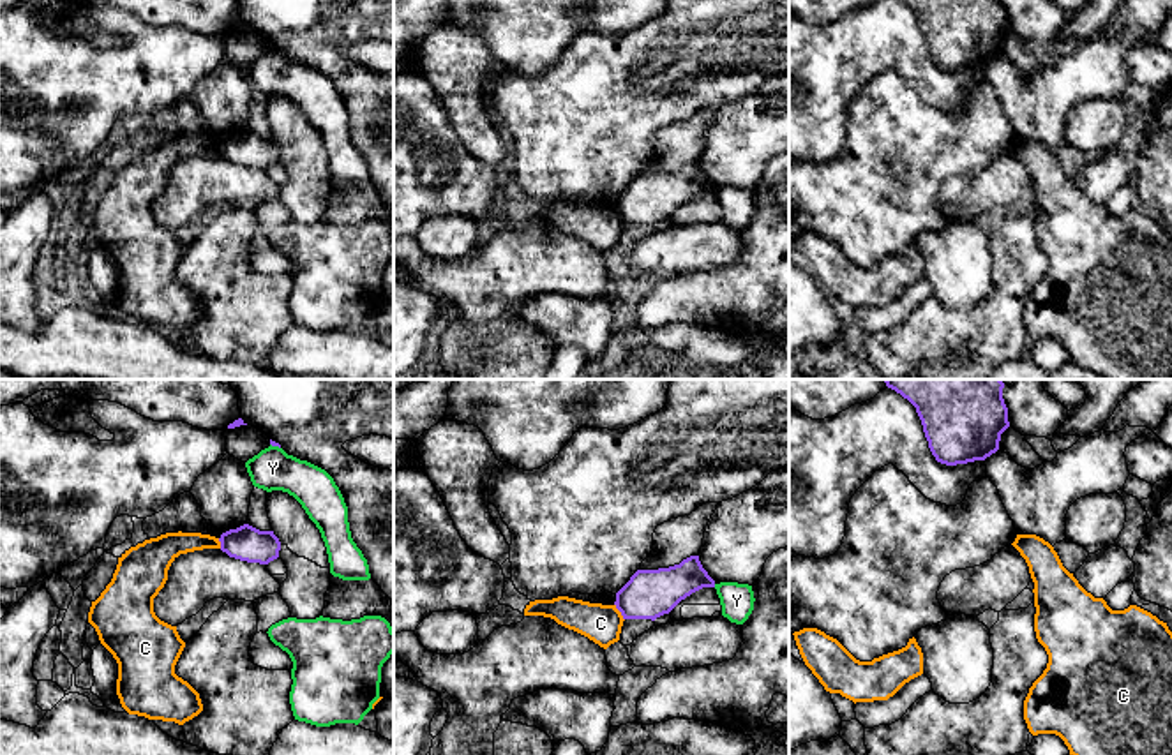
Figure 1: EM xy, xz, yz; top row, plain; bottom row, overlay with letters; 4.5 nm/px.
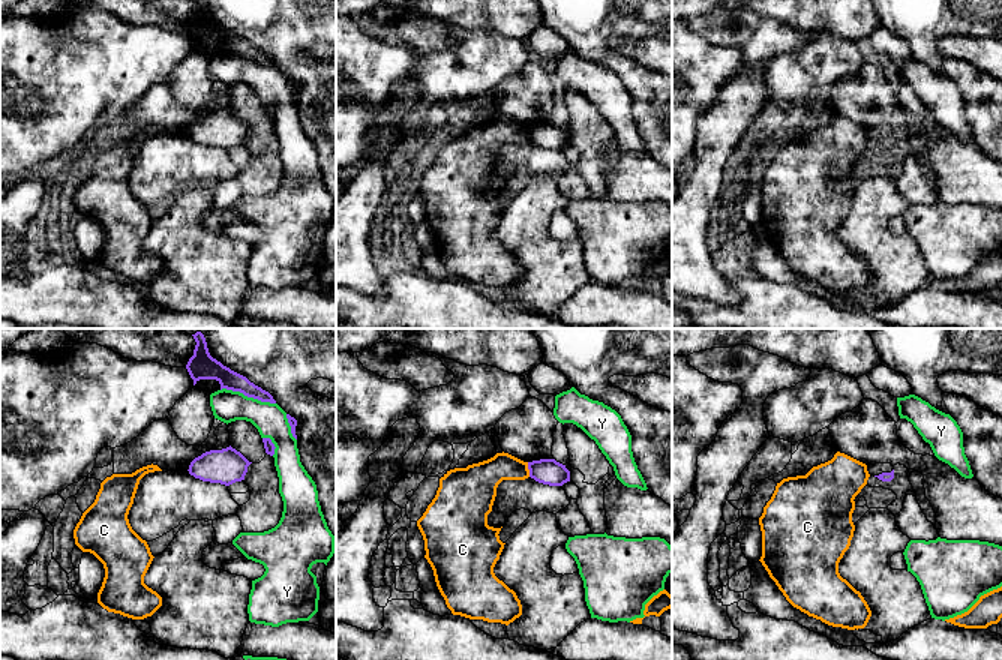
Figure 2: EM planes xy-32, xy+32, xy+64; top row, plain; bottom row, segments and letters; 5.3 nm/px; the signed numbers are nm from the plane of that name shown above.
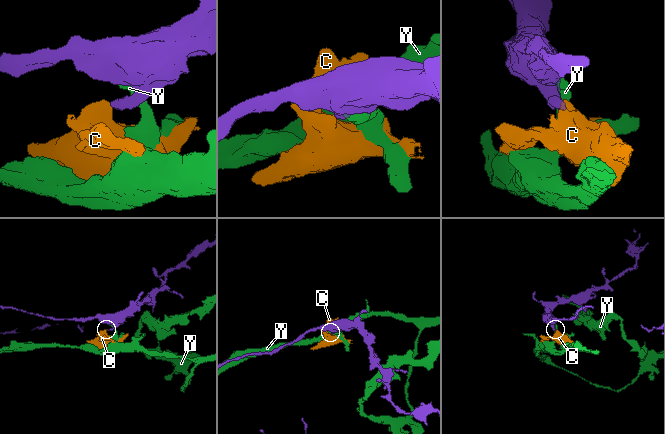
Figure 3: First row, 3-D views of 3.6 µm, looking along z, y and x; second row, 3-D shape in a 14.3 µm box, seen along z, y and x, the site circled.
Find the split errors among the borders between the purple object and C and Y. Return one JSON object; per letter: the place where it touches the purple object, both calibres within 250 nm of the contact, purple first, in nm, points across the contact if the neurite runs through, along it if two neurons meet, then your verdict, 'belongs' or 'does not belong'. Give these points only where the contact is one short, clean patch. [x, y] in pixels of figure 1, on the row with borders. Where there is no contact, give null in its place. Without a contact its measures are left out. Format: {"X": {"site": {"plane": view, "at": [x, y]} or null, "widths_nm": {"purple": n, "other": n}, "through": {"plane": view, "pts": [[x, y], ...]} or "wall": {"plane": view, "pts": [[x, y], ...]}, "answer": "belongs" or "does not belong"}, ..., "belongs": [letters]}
{"C": {"site": {"plane": "xz", "at": [620, 611]}, "widths_nm": {"purple": 220, "other": 180}, "wall": {"plane": "xz", "pts": [[615, 604], [623, 620]]}, "answer": "does not belong"}, "Y": {"site": {"plane": "xy", "at": [276, 445]}, "widths_nm": {"purple": 20, "other": 190}, "answer": "does not belong"}, "belongs": []}

